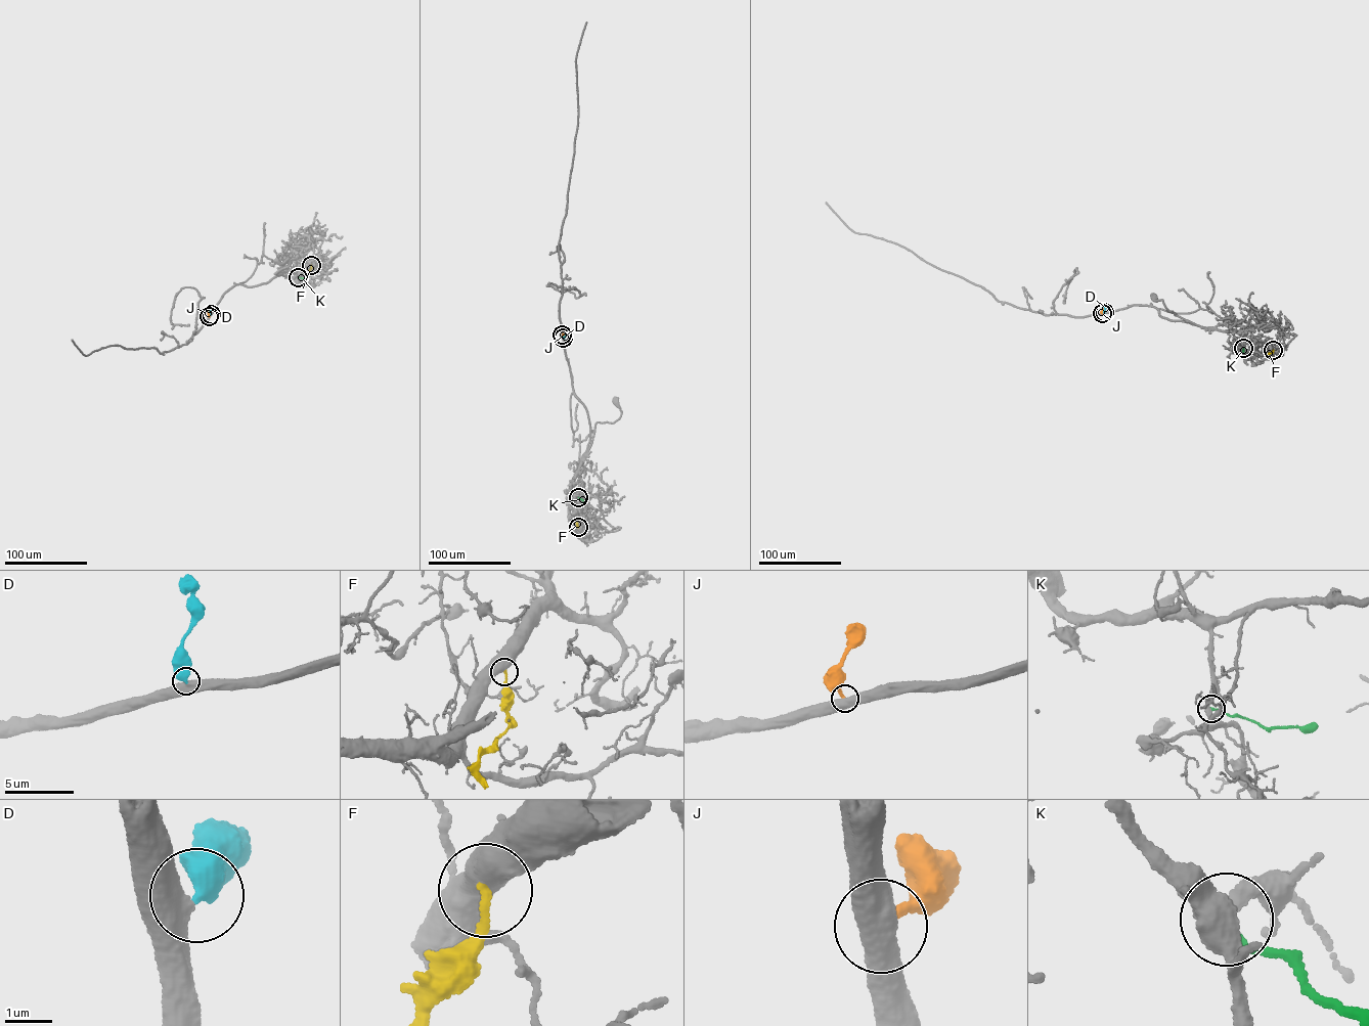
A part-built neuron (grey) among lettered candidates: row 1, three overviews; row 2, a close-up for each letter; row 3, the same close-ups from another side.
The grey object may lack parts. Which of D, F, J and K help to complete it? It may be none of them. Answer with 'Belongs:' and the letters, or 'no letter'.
Belongs: D

